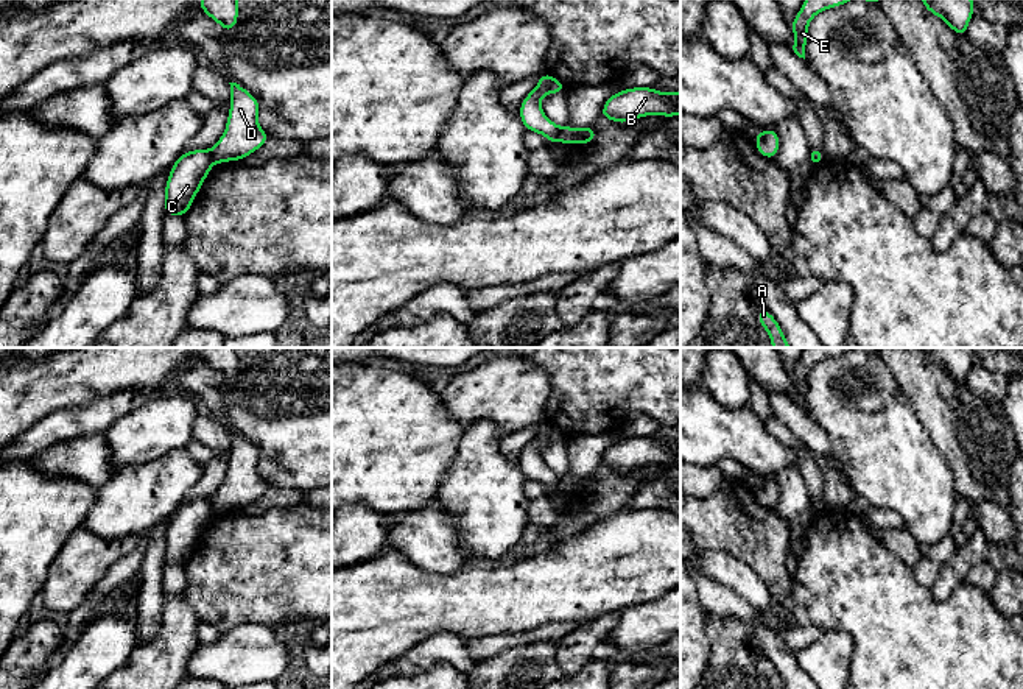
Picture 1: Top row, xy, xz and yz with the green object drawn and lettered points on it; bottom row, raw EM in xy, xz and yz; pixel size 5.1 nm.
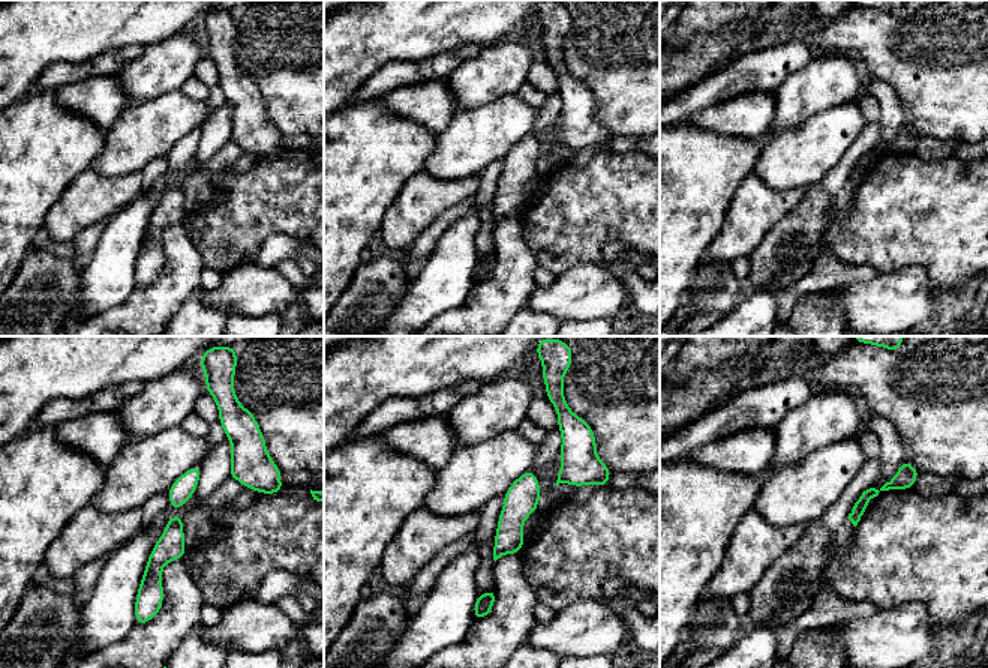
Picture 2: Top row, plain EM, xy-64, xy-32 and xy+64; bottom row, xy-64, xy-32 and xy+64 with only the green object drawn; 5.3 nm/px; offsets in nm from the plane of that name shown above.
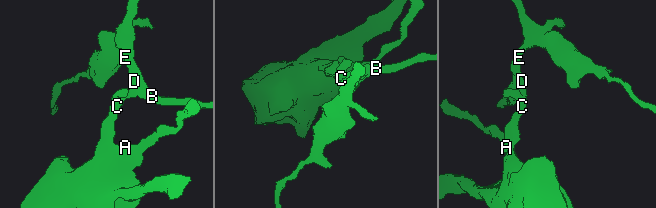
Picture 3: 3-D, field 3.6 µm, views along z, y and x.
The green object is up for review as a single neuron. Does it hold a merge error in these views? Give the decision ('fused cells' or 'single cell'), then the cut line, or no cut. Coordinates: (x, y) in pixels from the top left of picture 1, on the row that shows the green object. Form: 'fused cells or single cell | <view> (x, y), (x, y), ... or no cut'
fused cells | xy (209, 150), (214, 162)

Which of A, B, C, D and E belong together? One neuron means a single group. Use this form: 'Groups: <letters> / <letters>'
Groups: A C / B D E

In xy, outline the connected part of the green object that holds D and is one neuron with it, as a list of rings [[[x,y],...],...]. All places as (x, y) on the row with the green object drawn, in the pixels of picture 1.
[[[229,84],[230,109],[226,129],[210,150],[213,164],[243,161],[271,139],[271,136],[258,126],[257,115],[260,103],[257,98],[240,84]]]

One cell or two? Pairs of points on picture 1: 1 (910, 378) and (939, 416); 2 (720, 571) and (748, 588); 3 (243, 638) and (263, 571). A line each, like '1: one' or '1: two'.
1: one
2: one
3: two

